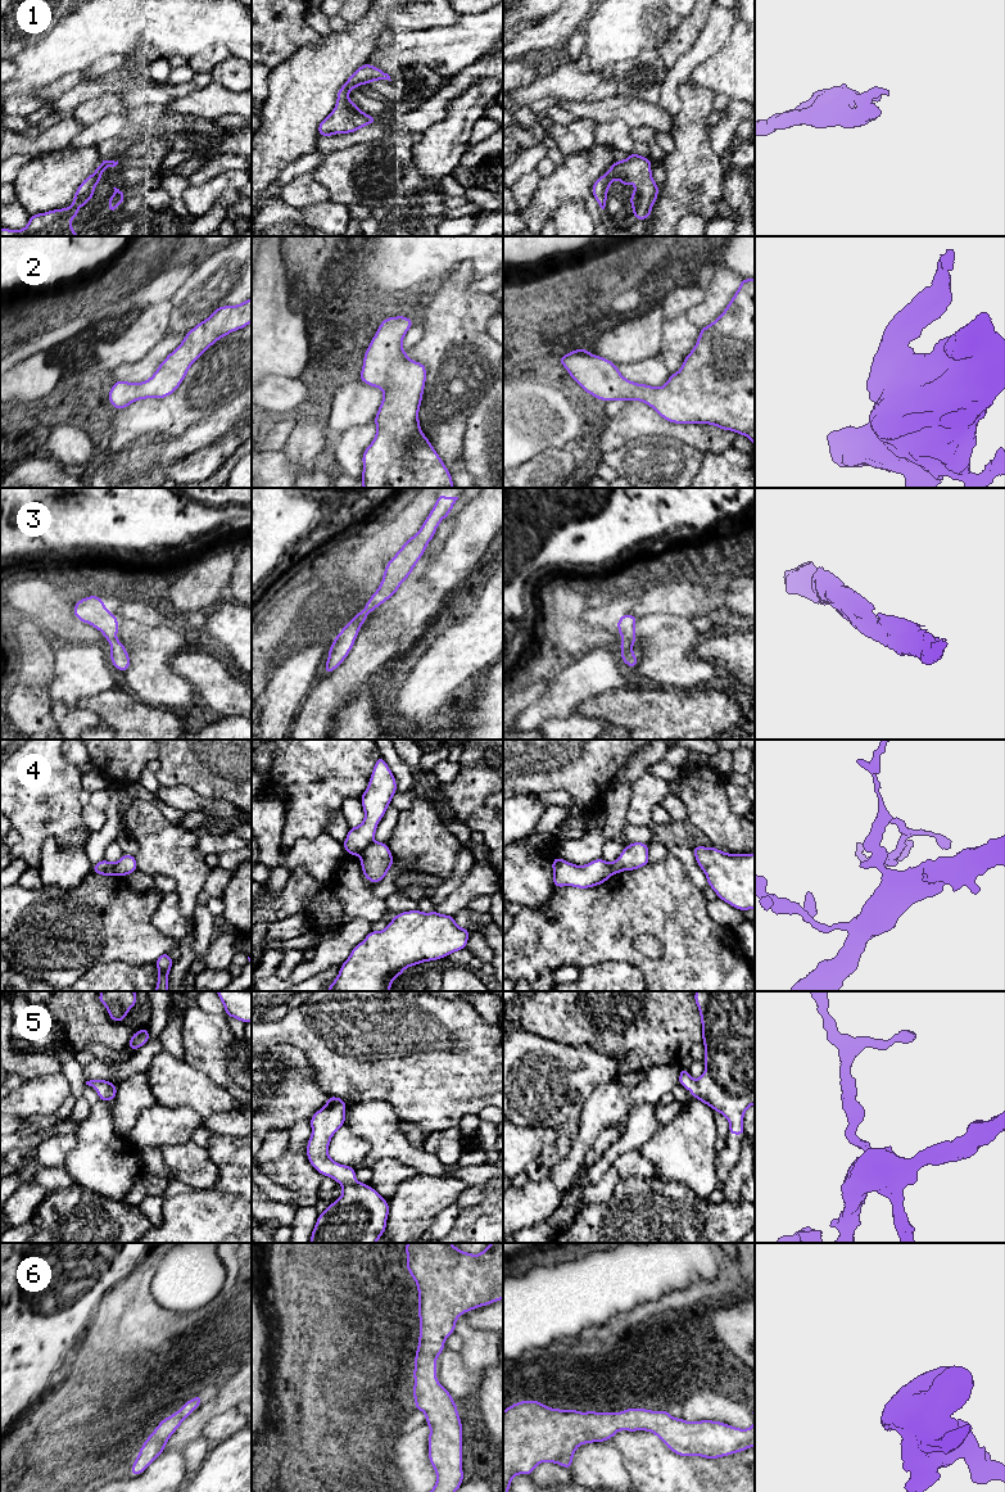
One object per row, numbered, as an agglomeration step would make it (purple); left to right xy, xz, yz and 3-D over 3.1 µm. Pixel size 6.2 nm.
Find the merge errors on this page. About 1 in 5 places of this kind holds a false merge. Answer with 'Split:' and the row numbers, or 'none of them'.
Split: 4

